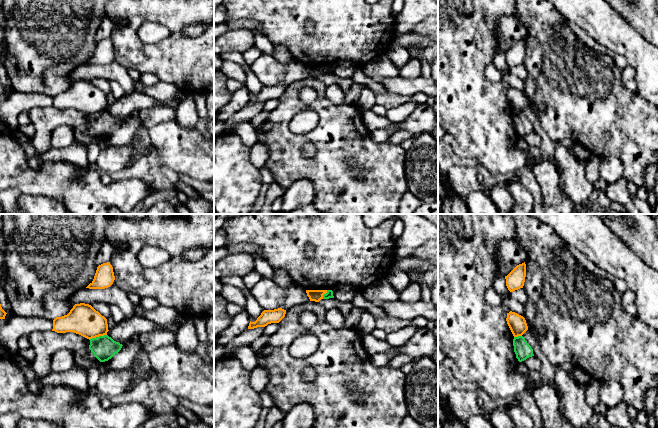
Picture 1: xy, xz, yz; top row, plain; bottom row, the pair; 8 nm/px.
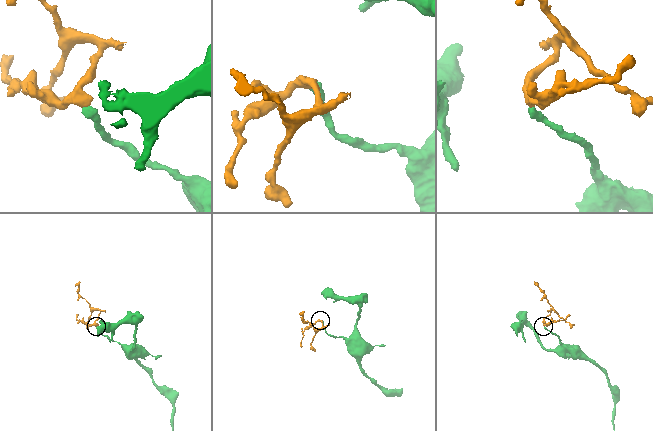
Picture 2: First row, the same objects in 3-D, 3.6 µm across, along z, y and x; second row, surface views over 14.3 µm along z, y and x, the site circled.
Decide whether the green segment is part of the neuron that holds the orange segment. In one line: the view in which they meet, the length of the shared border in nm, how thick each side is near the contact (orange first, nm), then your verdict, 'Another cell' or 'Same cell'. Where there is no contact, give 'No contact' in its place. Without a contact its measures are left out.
Touches orange in xy. Shared border 150 nm. Thickness 240 nm (orange) against 190 nm. Another cell

